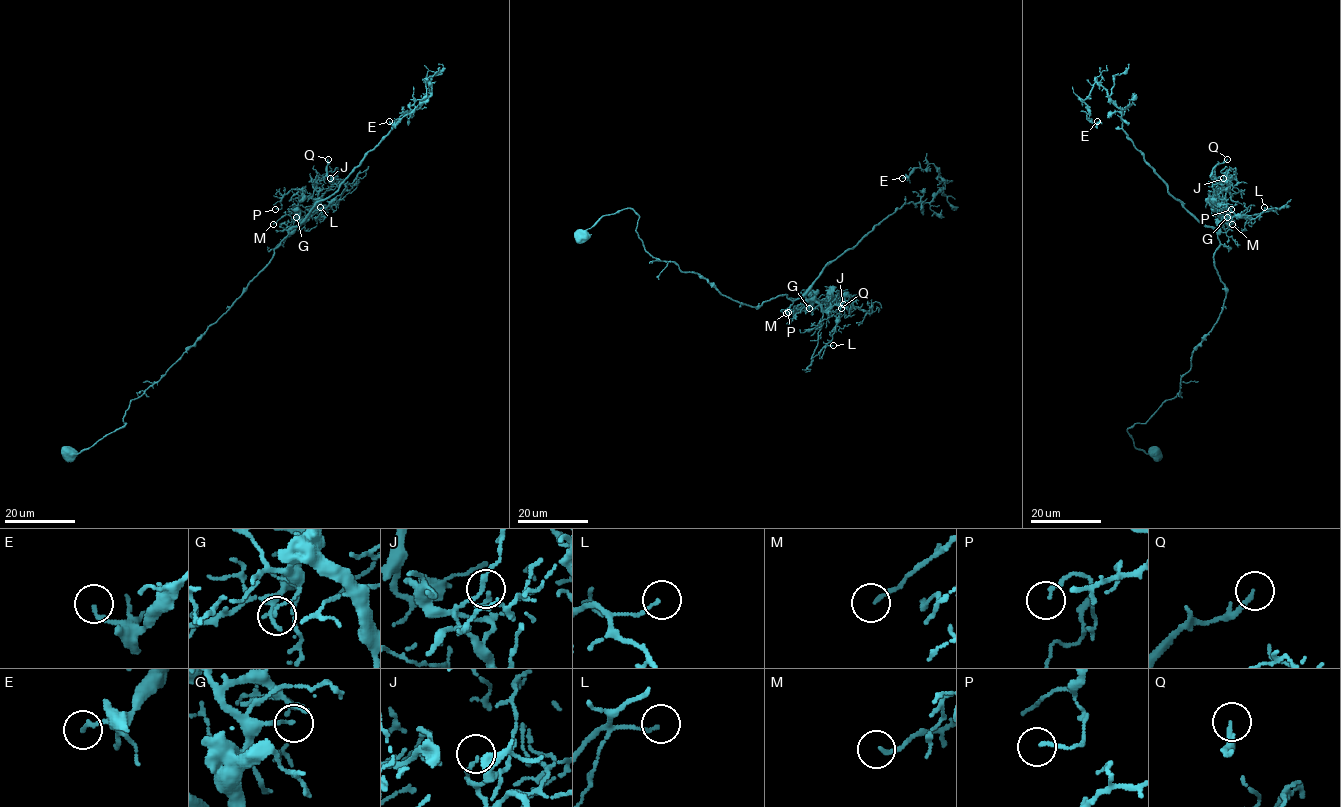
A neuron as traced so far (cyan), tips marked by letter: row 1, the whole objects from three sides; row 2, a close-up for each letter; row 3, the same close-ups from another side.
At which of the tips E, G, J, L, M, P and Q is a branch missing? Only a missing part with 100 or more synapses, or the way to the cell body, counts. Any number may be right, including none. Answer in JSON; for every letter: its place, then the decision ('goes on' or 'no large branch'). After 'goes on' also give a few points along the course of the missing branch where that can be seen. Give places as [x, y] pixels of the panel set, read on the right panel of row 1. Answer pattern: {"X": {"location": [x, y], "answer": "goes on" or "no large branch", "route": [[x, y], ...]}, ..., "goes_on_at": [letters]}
{"E": {"location": [1097, 121], "answer": "no large branch"}, "G": {"location": [1227, 217], "answer": "no large branch"}, "J": {"location": [1223, 178], "answer": "no large branch"}, "L": {"location": [1264, 207], "answer": "no large branch"}, "M": {"location": [1232, 224], "answer": "no large branch"}, "P": {"location": [1231, 209], "answer": "no large branch"}, "Q": {"location": [1227, 159], "answer": "no large branch"}, "goes_on_at": []}

